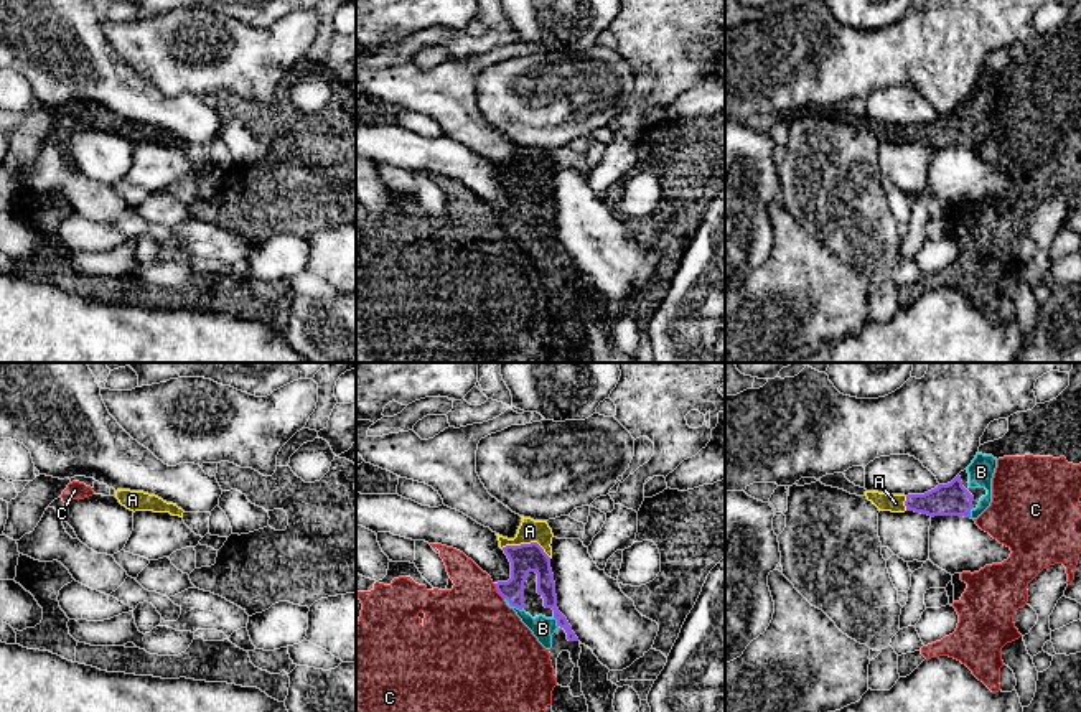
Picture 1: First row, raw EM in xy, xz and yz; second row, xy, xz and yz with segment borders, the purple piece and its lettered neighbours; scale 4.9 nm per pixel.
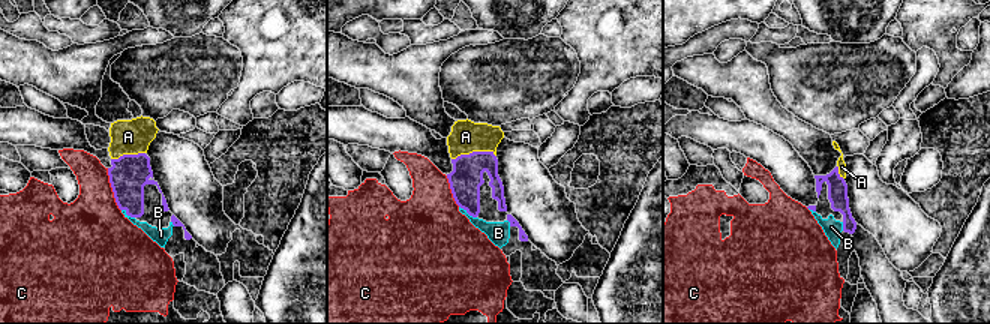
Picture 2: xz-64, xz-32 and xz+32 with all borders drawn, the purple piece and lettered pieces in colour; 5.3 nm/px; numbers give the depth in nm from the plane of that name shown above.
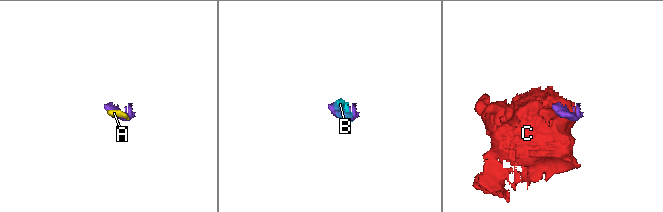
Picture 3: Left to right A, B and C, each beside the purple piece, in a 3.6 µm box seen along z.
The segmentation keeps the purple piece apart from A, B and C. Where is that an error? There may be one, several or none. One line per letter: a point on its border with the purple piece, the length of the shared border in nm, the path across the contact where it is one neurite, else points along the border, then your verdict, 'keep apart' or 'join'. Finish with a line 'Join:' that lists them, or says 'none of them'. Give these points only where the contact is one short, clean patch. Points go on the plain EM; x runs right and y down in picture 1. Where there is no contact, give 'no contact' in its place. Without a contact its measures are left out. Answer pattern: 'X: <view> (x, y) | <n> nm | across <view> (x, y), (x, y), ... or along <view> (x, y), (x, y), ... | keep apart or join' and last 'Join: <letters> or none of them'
A: xz (526, 175) | 260 nm | across xz (528, 188), (526, 175), (529, 162) | join
B: xz (513, 236) | 110 nm | across xz (528, 188), (519, 198), (513, 236), (531, 254), (542, 259) | join
C: xz (498, 223) | 90 nm | along xz (493, 215), (503, 229) | keep apart
Join: A, B

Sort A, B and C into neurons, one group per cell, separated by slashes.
A B / C

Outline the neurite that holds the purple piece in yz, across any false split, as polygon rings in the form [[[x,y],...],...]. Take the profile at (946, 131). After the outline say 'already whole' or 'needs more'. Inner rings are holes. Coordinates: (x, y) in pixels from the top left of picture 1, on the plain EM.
[[[977,84],[967,97],[969,119],[985,119],[987,125],[980,129],[977,138],[972,138],[974,127],[962,117],[957,105],[948,115],[938,115],[924,125],[885,125],[878,122],[865,122],[878,142],[905,143],[915,142],[934,147],[964,147],[977,150],[992,134],[992,109],[997,99],[997,89]]] | needs more

